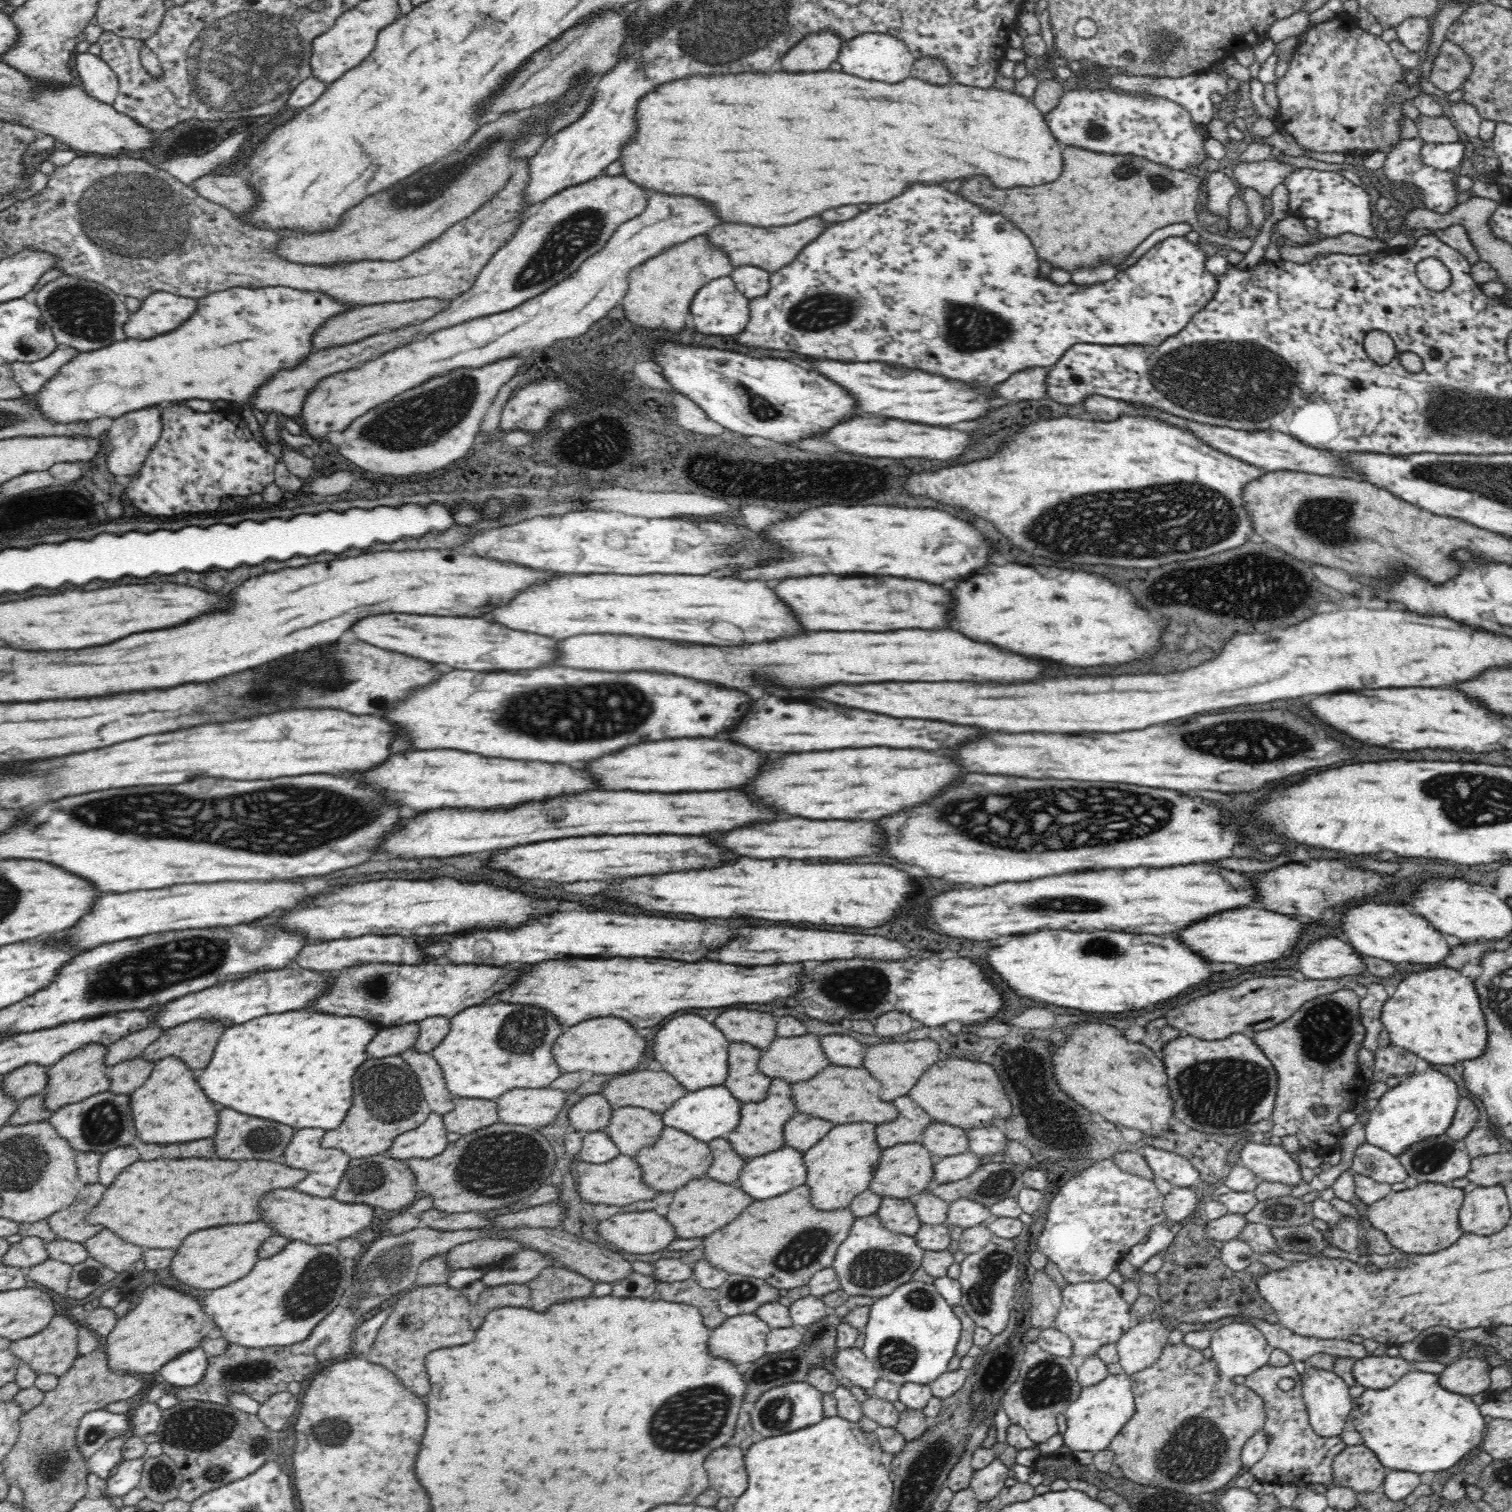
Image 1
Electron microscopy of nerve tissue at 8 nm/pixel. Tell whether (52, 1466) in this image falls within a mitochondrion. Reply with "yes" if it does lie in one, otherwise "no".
yes

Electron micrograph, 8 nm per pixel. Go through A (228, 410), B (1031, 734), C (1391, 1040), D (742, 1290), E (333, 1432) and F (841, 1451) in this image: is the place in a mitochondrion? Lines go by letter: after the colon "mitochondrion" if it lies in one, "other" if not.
A: other
B: other
C: other
D: mitochondrion
E: mitochondrion
F: other

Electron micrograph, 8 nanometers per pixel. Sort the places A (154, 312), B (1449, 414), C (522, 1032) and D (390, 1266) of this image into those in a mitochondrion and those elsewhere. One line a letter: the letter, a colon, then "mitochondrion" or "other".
A: other
B: mitochondrion
C: mitochondrion
D: mitochondrion

